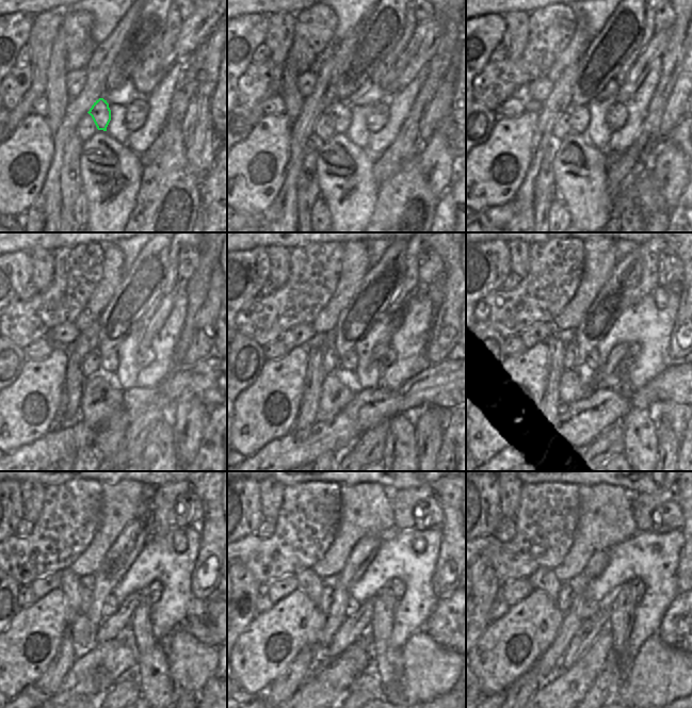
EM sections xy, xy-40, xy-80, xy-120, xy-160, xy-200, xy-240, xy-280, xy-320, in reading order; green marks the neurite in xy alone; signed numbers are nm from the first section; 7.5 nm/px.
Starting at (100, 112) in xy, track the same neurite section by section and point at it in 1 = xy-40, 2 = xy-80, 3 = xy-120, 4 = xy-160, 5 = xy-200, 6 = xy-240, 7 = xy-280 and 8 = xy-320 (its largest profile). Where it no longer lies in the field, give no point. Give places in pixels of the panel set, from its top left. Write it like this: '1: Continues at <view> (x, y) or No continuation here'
1: Continues at xy-40 (339, 111)
2: Continues at xy-80 (579, 116)
3: Continues at xy-120 (109, 361)
4: Continues at xy-160 (349, 364)
5: Continues at xy-200 (586, 373)
6: Continues at xy-240 (111, 606)
7: Continues at xy-280 (353, 606)
8: Continues at xy-320 (591, 607).

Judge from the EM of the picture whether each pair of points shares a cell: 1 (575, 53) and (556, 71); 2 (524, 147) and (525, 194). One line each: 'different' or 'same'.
1: same
2: different

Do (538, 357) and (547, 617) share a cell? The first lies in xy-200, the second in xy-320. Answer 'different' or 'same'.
same

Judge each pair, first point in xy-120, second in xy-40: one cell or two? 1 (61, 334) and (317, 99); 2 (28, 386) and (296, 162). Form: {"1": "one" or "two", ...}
{"1": "two", "2": "two"}

